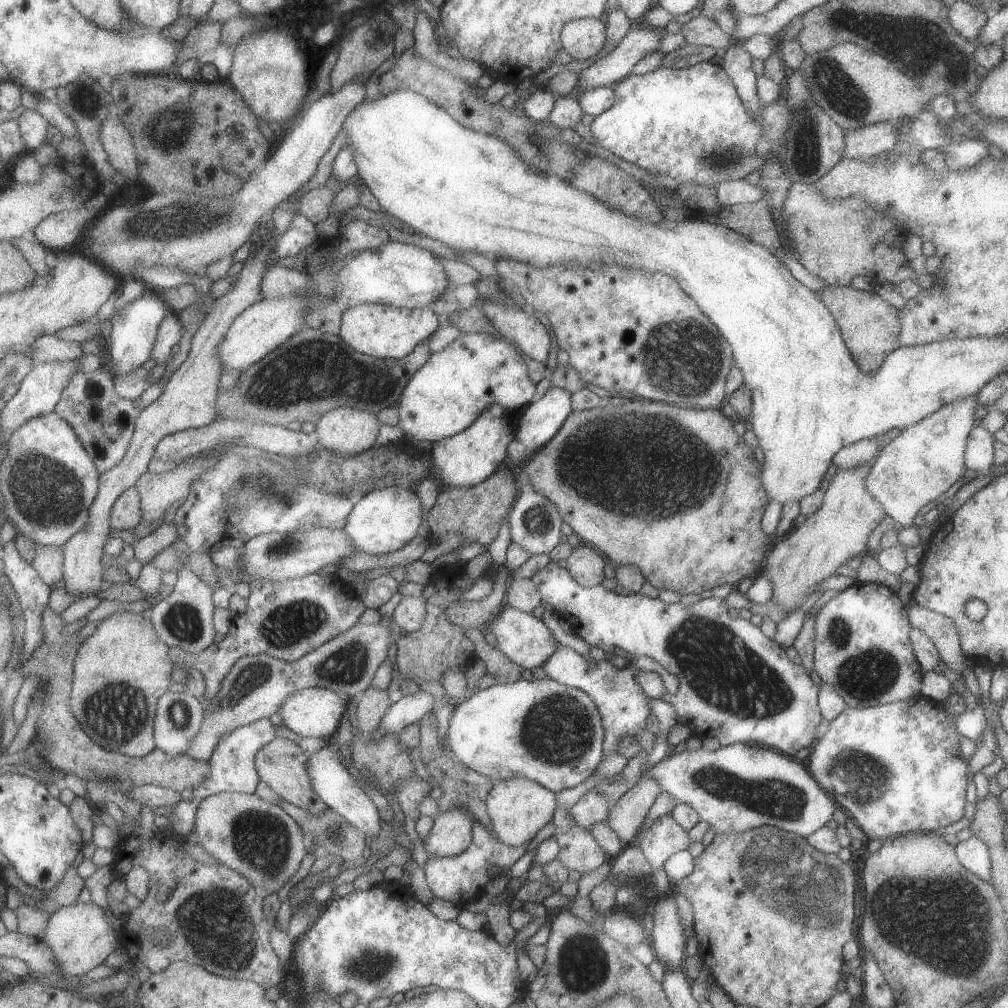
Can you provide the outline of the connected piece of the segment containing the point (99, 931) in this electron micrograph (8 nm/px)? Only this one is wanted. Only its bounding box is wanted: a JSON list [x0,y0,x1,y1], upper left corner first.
[43,901,123,977]

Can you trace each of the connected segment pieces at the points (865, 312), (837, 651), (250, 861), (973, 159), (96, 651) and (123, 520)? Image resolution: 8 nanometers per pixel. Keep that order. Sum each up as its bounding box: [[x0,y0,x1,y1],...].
[[816,285,903,373],[813,583,923,708],[193,793,308,896],[943,140,991,172],[70,611,175,757],[112,487,144,531]]

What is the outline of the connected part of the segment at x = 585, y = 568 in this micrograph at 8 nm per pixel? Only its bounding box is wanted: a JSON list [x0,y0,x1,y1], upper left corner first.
[566,542,605,588]

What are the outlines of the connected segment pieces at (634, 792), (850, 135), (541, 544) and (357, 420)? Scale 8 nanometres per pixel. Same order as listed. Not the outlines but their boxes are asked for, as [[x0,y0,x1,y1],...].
[[605,776,662,846],[842,121,898,160],[509,489,565,554],[317,407,383,455]]

